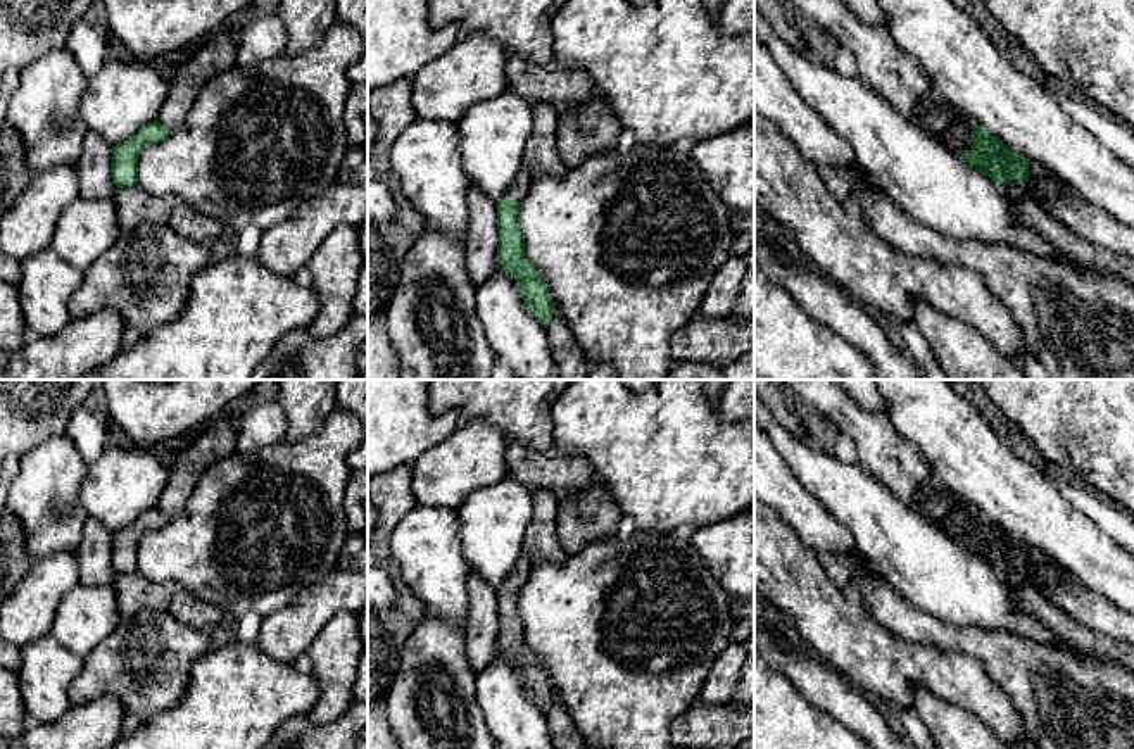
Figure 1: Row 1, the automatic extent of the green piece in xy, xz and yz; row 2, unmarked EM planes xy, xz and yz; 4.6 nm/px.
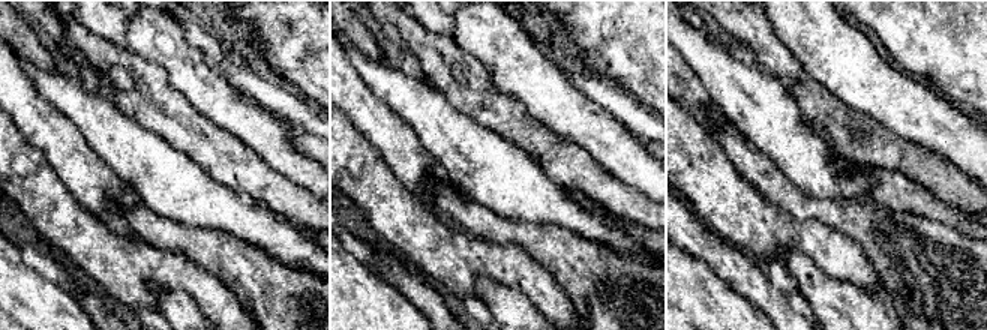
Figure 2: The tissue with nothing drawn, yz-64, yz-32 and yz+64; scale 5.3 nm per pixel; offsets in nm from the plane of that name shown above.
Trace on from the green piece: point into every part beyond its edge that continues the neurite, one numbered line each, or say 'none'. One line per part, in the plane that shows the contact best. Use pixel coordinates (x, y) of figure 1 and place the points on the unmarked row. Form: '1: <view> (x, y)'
1: yz (957, 525)

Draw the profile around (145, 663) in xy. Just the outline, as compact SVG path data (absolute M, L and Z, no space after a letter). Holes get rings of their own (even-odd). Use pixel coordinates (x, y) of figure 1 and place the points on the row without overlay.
M140 609L121 618L117 628L86 658L83 670L67 694L72 706L112 696L119 701L124 718L133 716L135 727L173 708L186 690L193 663L211 651L211 637L195 626L178 621L167 609Z

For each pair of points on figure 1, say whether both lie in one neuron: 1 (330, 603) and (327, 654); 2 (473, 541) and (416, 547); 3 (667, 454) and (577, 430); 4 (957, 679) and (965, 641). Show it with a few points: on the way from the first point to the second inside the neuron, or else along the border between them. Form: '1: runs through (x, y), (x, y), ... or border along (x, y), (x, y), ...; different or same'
1: border along (349, 611), (339, 611), (306, 651); different
2: border along (456, 511), (461, 554), (470, 570); different
3: runs through (644, 446), (618, 430), (599, 430); same
4: border along (922, 642), (943, 651), (970, 654), (991, 680); different

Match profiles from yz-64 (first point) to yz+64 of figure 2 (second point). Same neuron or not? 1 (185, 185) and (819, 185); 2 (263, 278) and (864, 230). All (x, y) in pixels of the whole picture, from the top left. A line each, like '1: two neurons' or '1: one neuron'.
1: one neuron
2: one neuron

